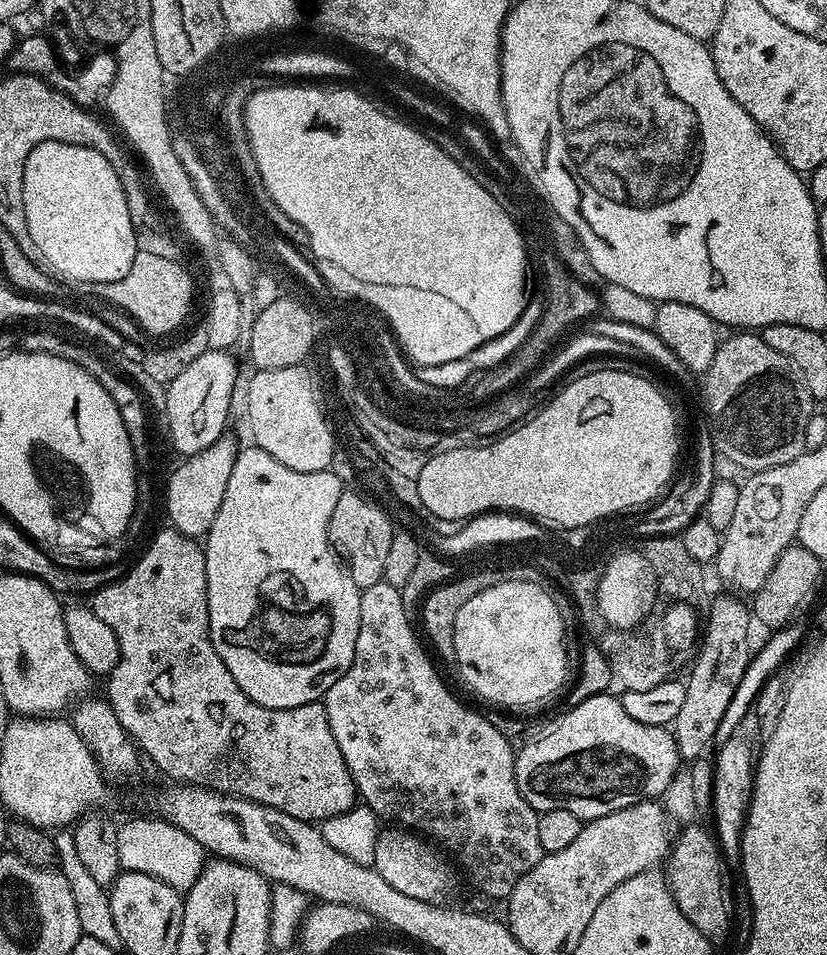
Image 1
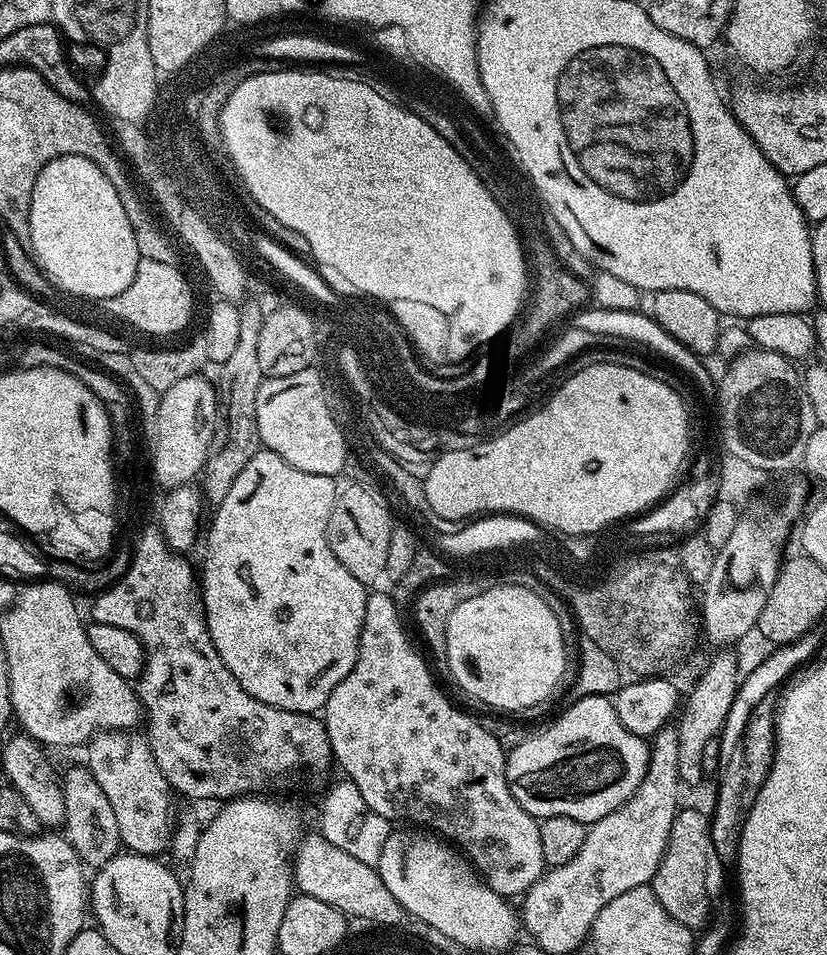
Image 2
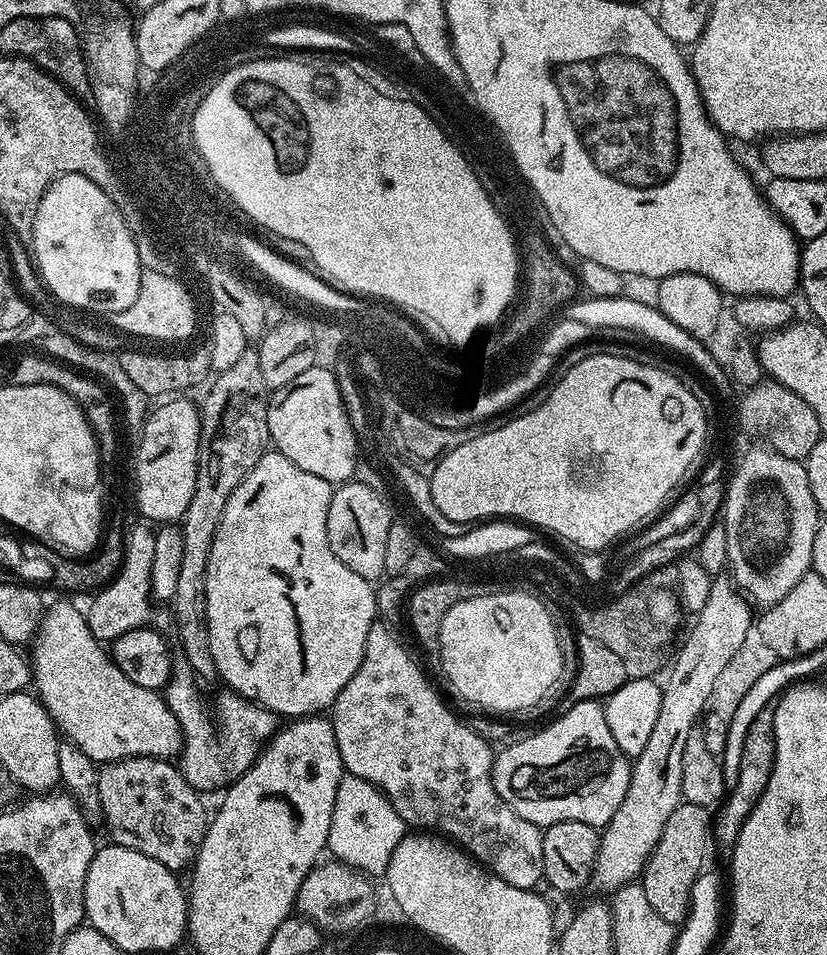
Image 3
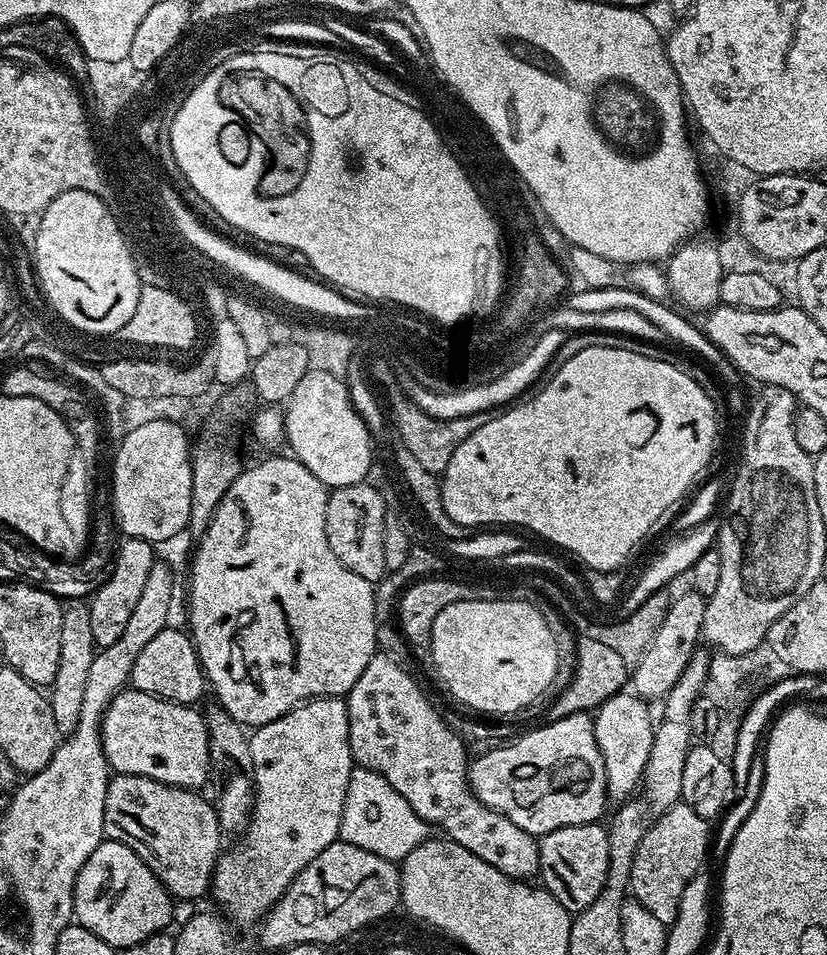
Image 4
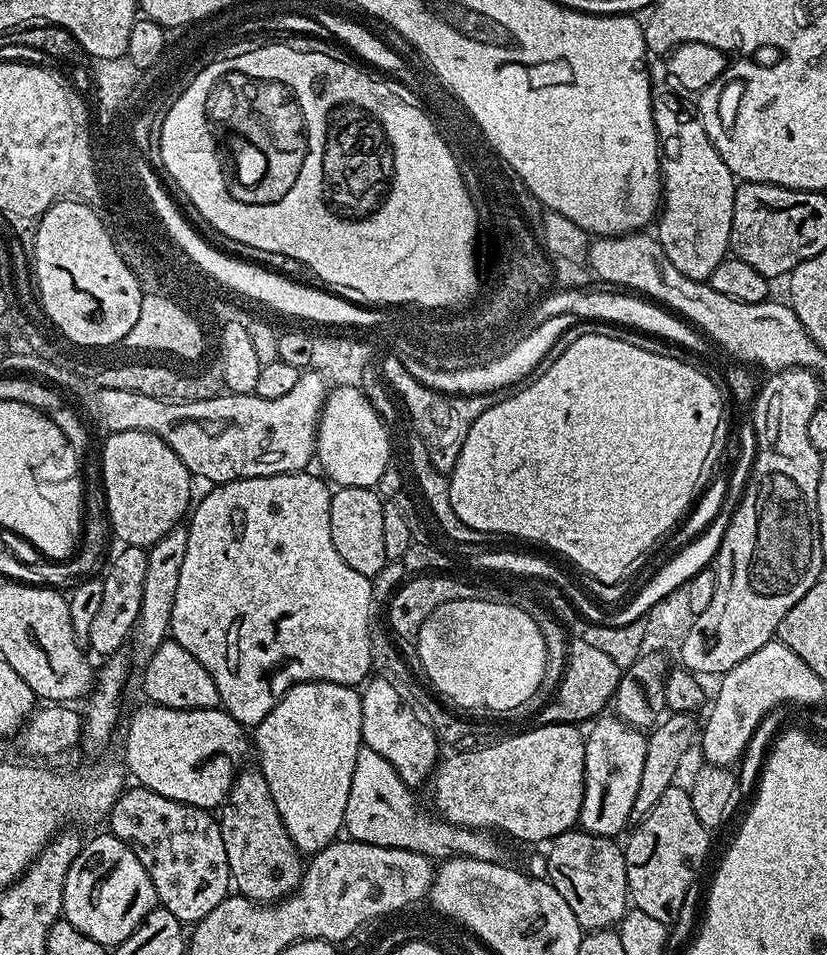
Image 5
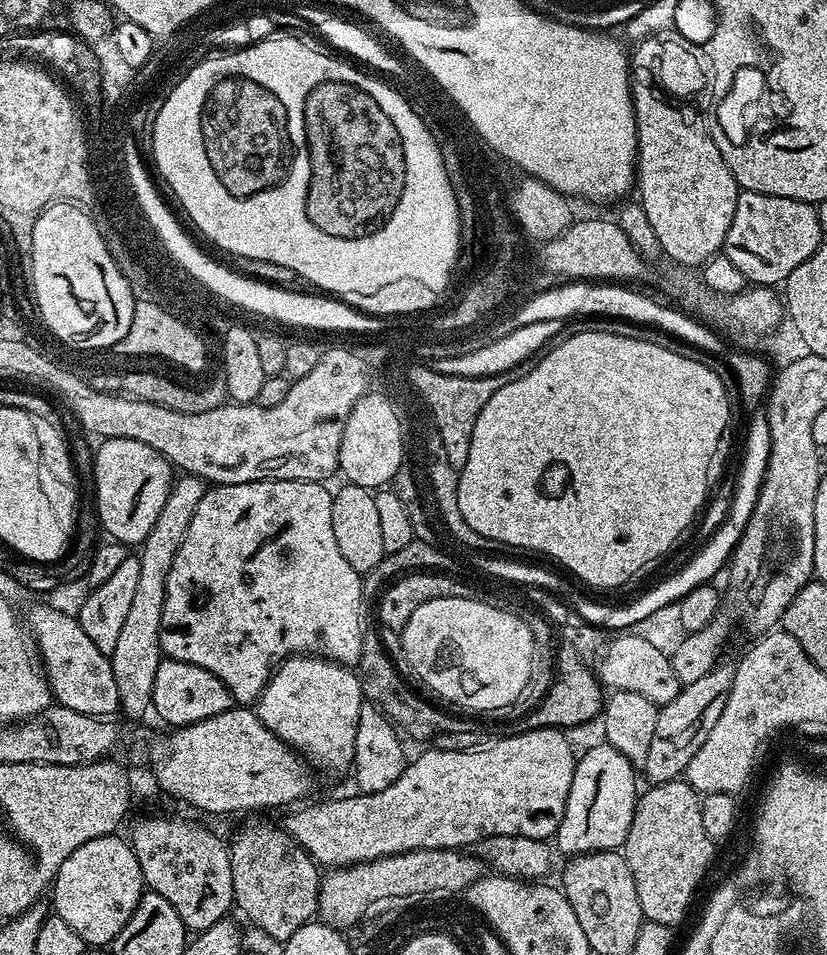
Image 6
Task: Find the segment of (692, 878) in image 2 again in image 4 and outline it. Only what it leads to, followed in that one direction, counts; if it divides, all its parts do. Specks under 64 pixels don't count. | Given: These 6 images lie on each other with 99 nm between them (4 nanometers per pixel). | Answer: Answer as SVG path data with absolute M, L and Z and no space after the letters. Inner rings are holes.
M677 802L665 812L659 813L649 823L634 854L634 866L630 866L628 887L631 899L637 900L658 922L671 925L678 918L678 906L687 883L704 867L704 859L710 856L710 824L703 820L690 805Z

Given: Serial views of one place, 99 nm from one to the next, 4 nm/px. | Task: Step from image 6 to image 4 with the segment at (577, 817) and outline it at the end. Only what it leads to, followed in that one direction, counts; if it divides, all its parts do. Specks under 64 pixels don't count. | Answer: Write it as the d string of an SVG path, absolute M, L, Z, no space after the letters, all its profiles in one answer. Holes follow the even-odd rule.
M623 690L595 709L592 729L598 750L602 750L602 762L606 766L609 801L627 801L635 793L632 791L641 787L654 731L654 719L652 720L652 712L648 708L651 708L649 701L644 697L631 690Z

